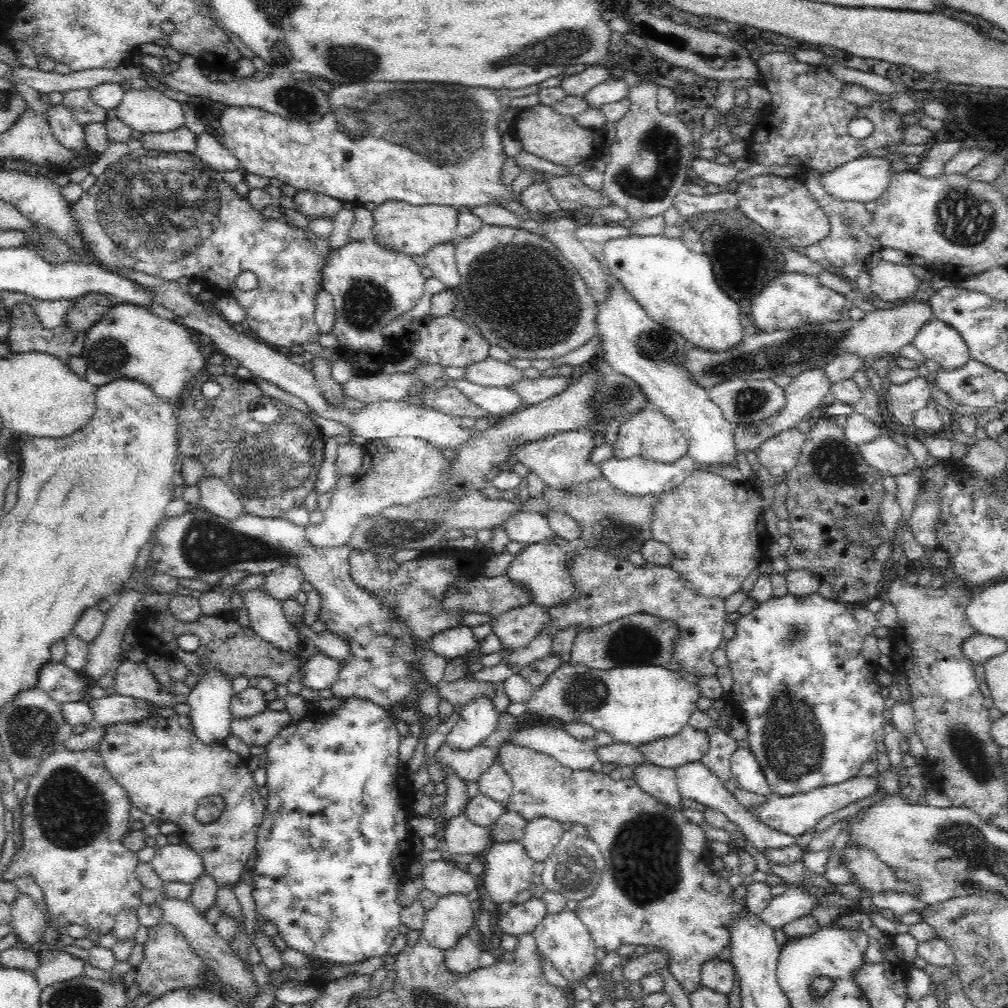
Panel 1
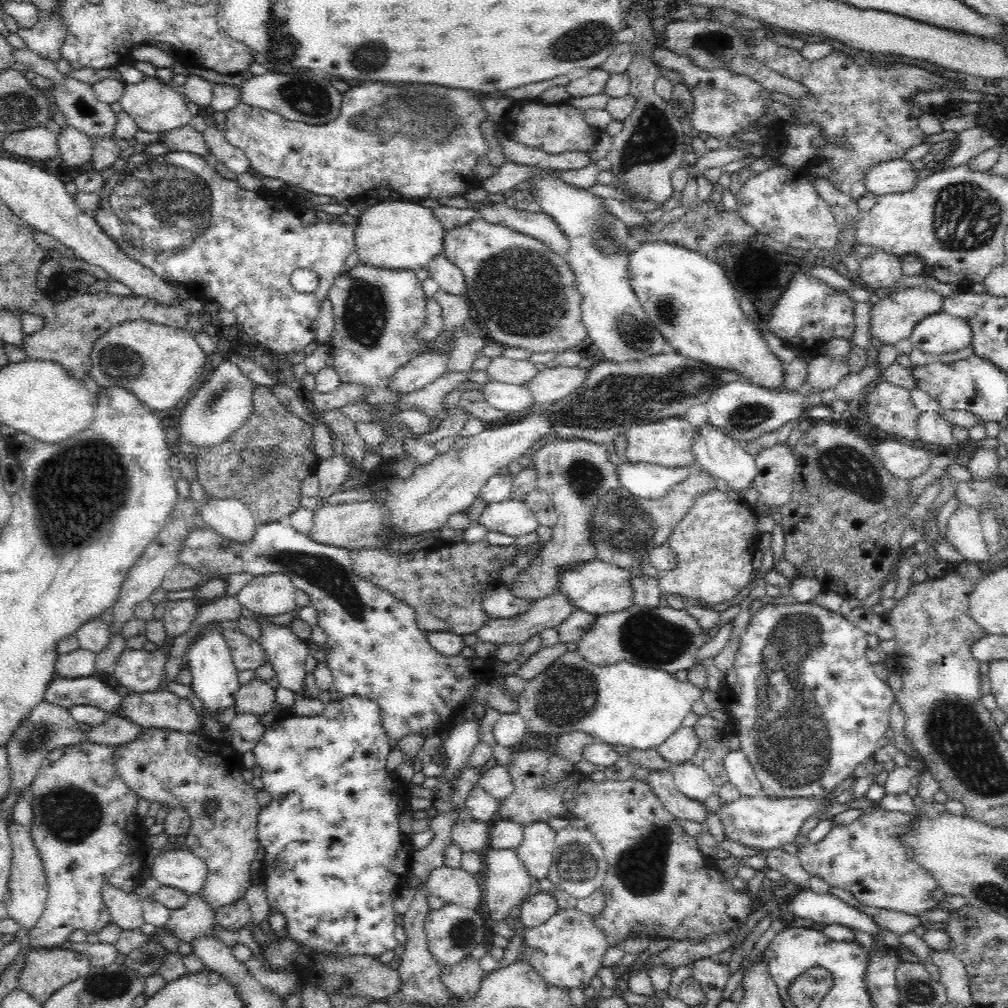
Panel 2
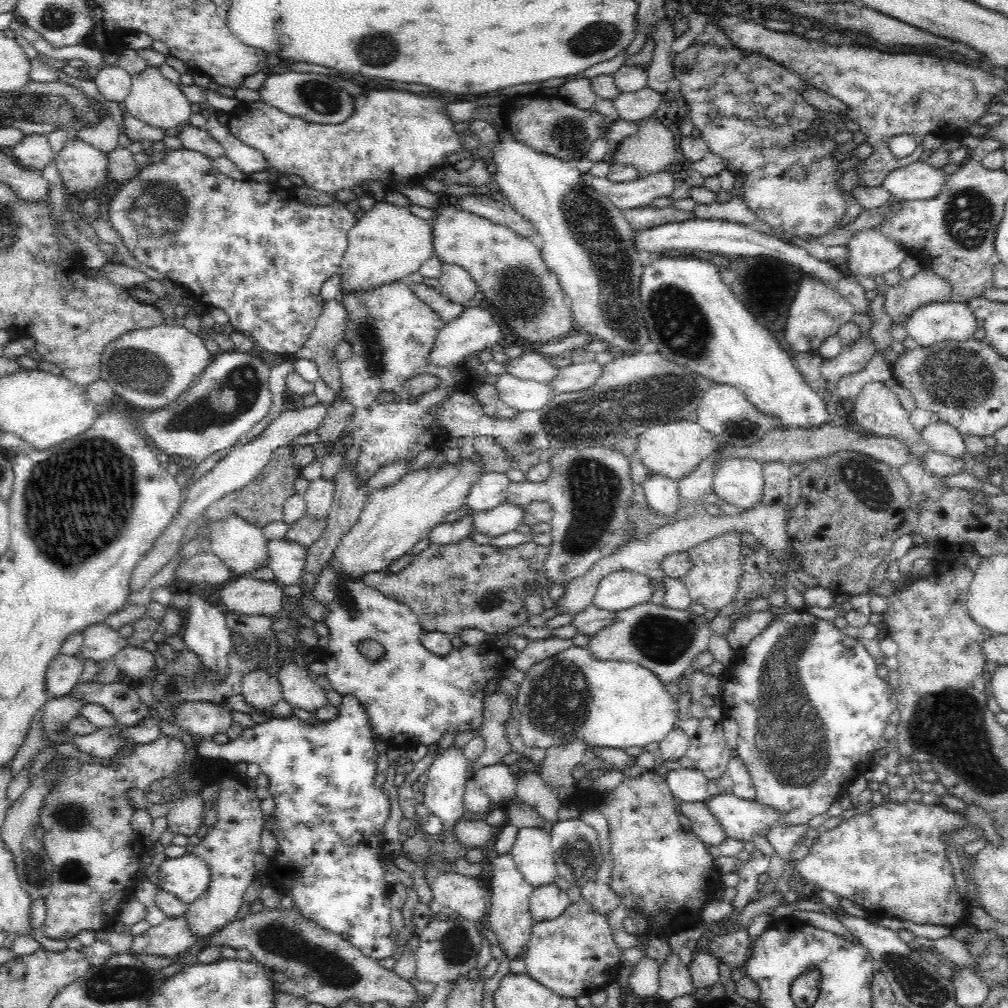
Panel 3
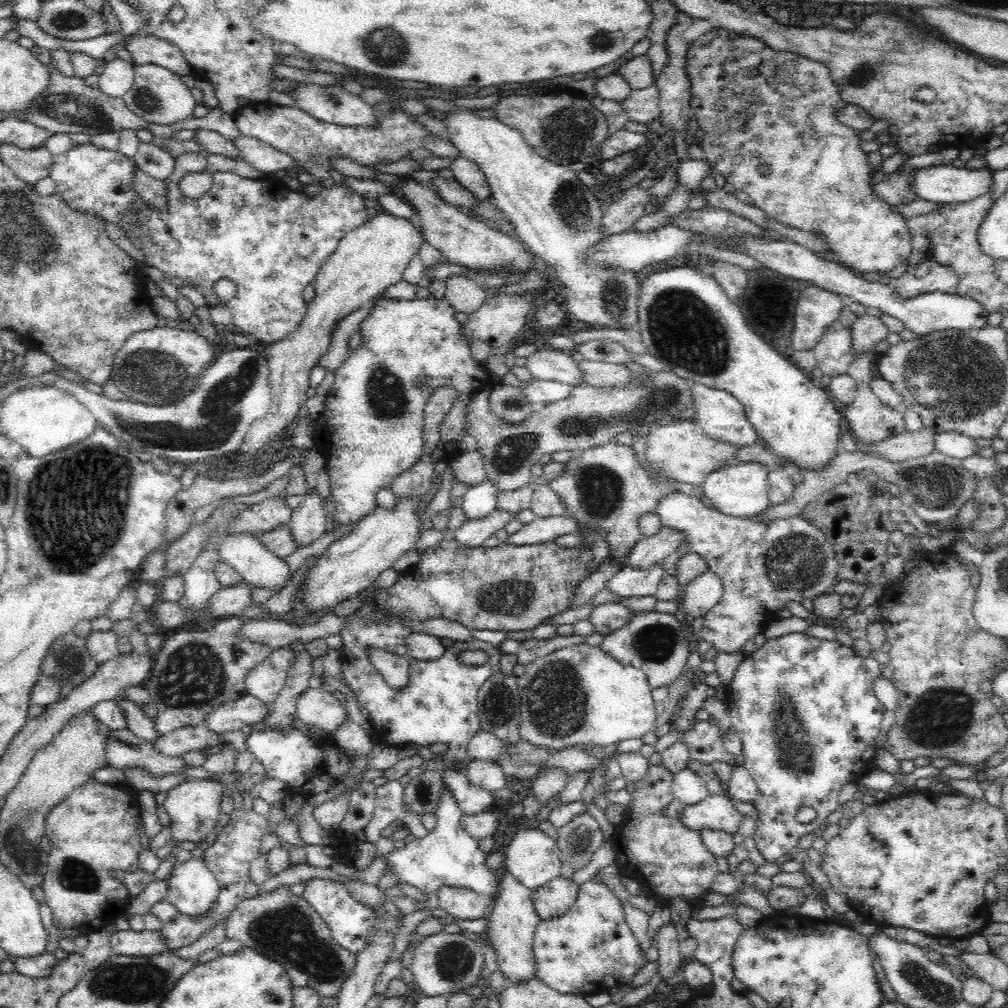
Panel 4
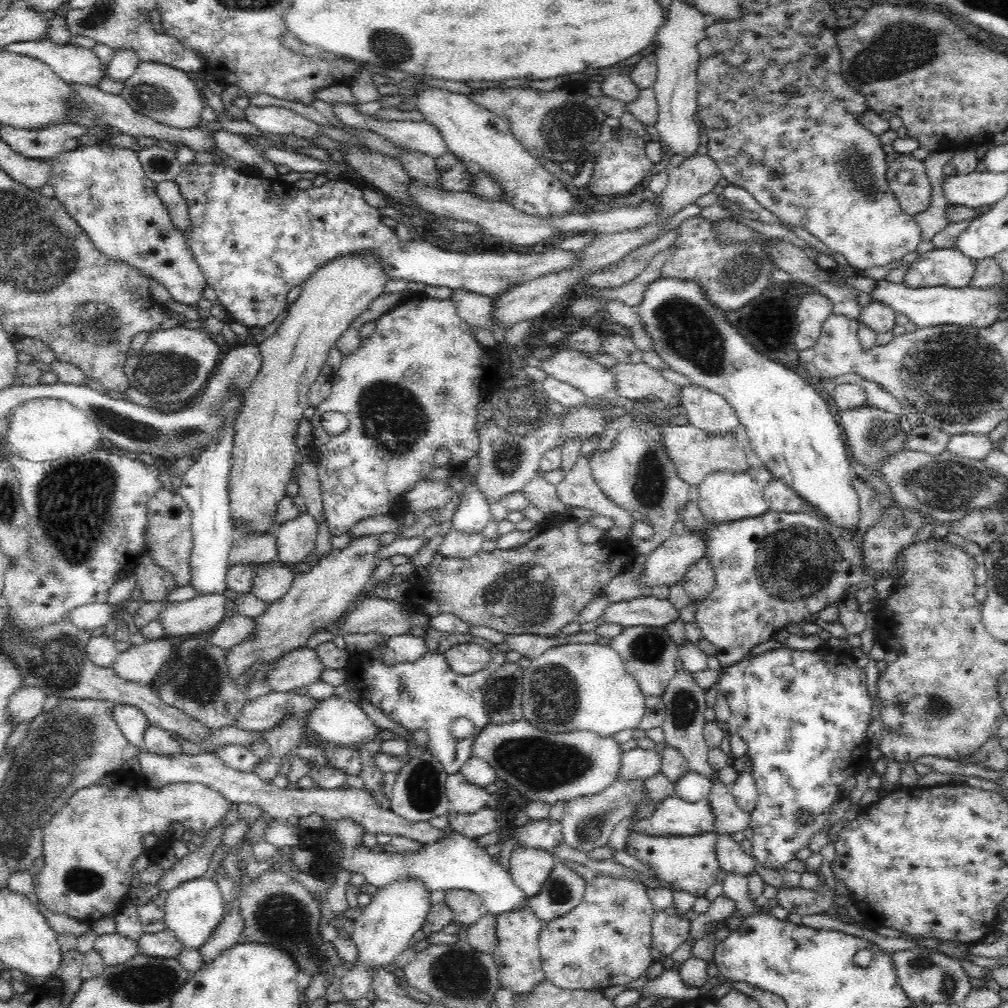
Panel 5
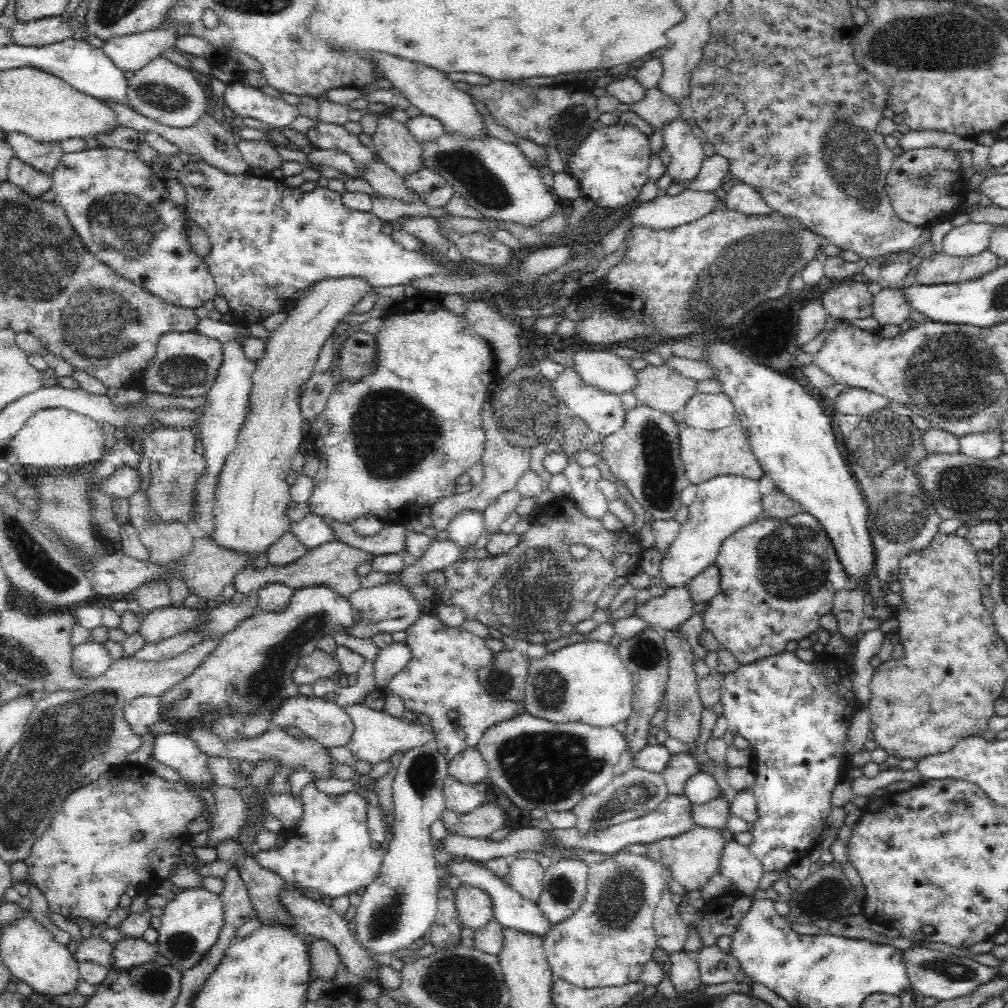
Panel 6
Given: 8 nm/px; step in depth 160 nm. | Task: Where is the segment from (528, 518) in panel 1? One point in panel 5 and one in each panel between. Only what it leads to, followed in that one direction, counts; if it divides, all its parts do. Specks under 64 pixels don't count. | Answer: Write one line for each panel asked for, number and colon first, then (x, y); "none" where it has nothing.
2: (513, 518)
3: (505, 517)
4: (471, 533)
5: (456, 544)

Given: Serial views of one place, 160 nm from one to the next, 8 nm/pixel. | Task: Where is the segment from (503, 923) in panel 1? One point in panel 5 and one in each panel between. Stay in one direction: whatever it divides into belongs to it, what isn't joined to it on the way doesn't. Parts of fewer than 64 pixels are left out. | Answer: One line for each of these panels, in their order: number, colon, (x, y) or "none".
2: (537, 910)
3: (547, 902)
4: (553, 899)
5: (564, 889)

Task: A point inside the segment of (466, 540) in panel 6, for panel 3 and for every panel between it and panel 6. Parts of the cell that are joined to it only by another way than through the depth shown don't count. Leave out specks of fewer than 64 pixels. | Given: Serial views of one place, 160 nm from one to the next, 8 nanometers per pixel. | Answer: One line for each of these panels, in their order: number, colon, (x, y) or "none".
3: (490, 490)
4: (479, 500)
5: (472, 513)

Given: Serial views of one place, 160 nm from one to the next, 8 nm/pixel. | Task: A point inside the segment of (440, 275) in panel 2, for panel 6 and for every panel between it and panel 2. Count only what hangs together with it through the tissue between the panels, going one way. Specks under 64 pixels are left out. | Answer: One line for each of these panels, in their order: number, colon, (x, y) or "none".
3: (458, 286)
4: (461, 292)
5: (473, 308)
6: (504, 338)

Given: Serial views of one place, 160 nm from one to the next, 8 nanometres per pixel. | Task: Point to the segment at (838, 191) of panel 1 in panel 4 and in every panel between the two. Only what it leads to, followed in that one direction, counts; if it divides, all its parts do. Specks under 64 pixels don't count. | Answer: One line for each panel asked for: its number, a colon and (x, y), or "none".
2: (894, 176)
3: (919, 181)
4: (936, 184)

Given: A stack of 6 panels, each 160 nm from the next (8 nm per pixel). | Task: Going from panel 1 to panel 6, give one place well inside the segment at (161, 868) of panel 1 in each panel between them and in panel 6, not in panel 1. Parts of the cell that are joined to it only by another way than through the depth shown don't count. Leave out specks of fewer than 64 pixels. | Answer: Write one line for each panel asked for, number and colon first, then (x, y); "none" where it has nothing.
2: (177, 868)
3: (187, 876)
4: (192, 887)
5: (192, 910)
6: (190, 922)

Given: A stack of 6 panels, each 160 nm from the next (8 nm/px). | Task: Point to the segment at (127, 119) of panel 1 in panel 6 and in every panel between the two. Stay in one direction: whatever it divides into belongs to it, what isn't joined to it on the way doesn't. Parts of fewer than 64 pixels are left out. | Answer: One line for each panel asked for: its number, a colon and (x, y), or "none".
2: (155, 108)
3: (153, 99)
4: (157, 95)
5: (167, 95)
6: (163, 91)

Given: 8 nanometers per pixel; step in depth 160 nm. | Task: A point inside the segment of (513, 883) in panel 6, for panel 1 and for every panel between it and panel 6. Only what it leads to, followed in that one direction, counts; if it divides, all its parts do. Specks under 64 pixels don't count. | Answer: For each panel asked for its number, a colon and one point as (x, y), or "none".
1: (541, 835)
2: (536, 850)
3: (532, 852)
4: (532, 856)
5: (529, 867)

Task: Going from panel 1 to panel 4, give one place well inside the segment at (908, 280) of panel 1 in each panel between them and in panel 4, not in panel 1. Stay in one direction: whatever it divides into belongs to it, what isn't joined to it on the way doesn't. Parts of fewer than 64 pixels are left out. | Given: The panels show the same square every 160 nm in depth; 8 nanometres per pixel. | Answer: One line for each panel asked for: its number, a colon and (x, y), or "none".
2: (882, 270)
3: (870, 254)
4: (768, 118)

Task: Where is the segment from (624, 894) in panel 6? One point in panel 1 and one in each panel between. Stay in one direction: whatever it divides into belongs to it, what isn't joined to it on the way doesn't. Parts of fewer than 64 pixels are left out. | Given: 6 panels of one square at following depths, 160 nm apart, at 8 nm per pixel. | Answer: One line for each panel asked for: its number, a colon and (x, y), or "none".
1: (561, 937)
2: (566, 950)
3: (574, 953)
4: (587, 950)
5: (604, 941)

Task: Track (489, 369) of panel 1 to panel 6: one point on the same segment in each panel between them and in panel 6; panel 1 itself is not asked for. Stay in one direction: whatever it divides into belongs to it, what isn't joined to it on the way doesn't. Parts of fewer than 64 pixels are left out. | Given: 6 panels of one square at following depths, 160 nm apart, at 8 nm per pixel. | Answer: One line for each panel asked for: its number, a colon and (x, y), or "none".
2: (501, 369)
3: (529, 365)
4: (549, 365)
5: (570, 366)
6: (603, 370)

